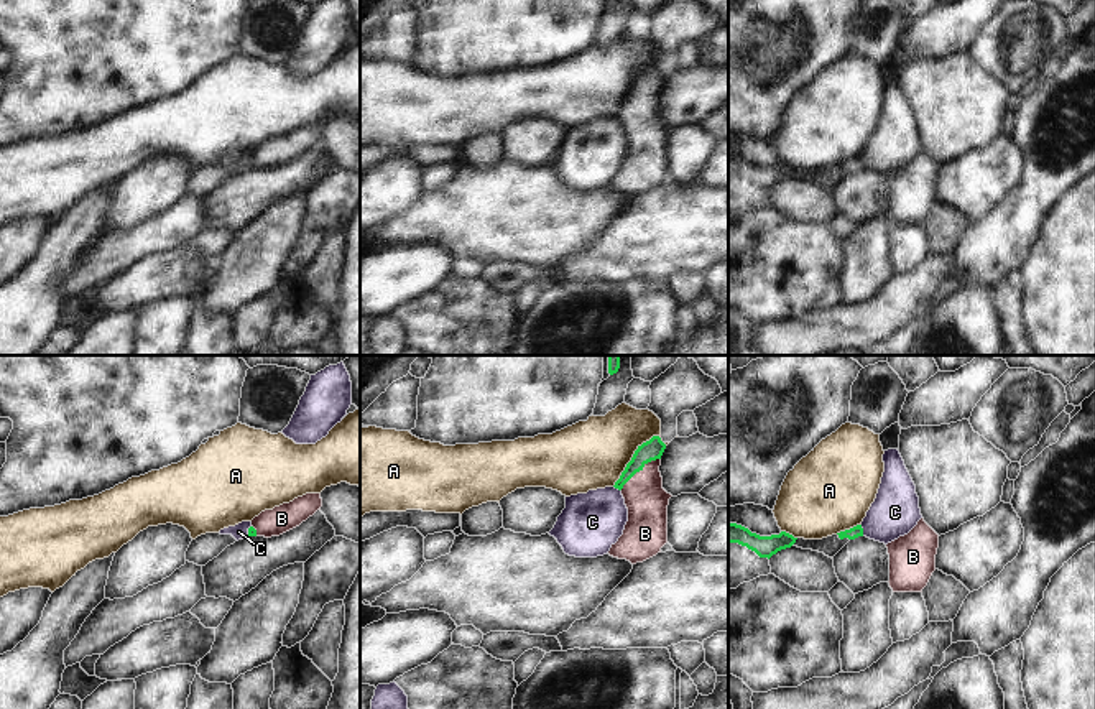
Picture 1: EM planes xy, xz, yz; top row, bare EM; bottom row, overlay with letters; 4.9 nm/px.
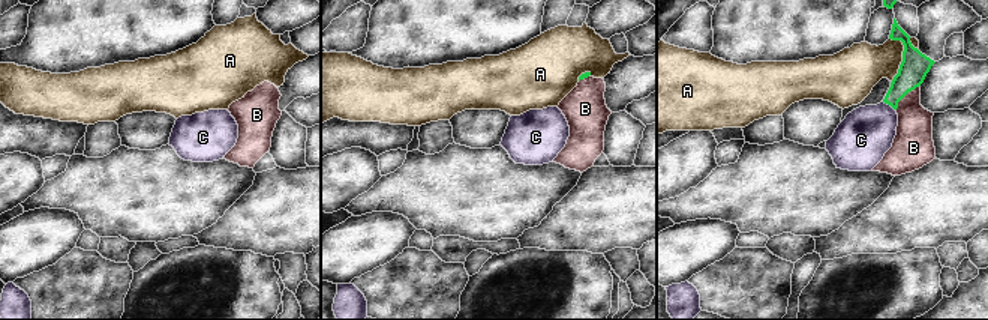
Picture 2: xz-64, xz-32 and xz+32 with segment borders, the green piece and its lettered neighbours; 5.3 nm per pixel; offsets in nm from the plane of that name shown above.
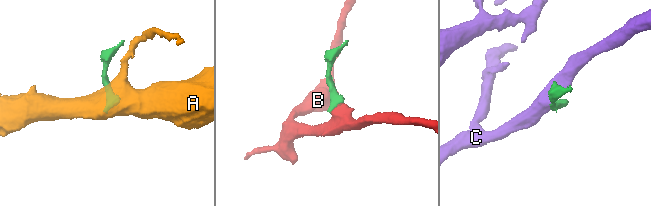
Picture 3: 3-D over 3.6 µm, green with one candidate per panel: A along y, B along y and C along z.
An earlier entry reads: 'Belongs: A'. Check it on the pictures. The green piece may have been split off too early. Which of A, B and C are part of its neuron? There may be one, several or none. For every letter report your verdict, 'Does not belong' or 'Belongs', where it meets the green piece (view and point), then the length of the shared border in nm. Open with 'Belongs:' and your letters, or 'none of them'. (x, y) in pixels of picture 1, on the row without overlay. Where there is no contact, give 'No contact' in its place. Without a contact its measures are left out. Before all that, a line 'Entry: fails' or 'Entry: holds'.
Entry: fails
Belongs: B
A: Does not belong. Touches green at xz (632, 89). Shared border 340 nm
B: Belongs. Touches green at xz (640, 101). Shared border 260 nm
C: Does not belong. Touches green at yz (862, 162). Shared border 60 nm

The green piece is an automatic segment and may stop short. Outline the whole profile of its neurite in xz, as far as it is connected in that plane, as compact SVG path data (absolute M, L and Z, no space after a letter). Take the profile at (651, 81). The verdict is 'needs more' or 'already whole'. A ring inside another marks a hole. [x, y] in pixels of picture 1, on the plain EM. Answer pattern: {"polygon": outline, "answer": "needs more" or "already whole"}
{"polygon": "M659 67L638 77L613 117L628 140L623 166L608 183L613 189L643 194L661 184L668 174L668 137L672 127L663 120L659 104L664 81Z", "answer": "needs more"}

